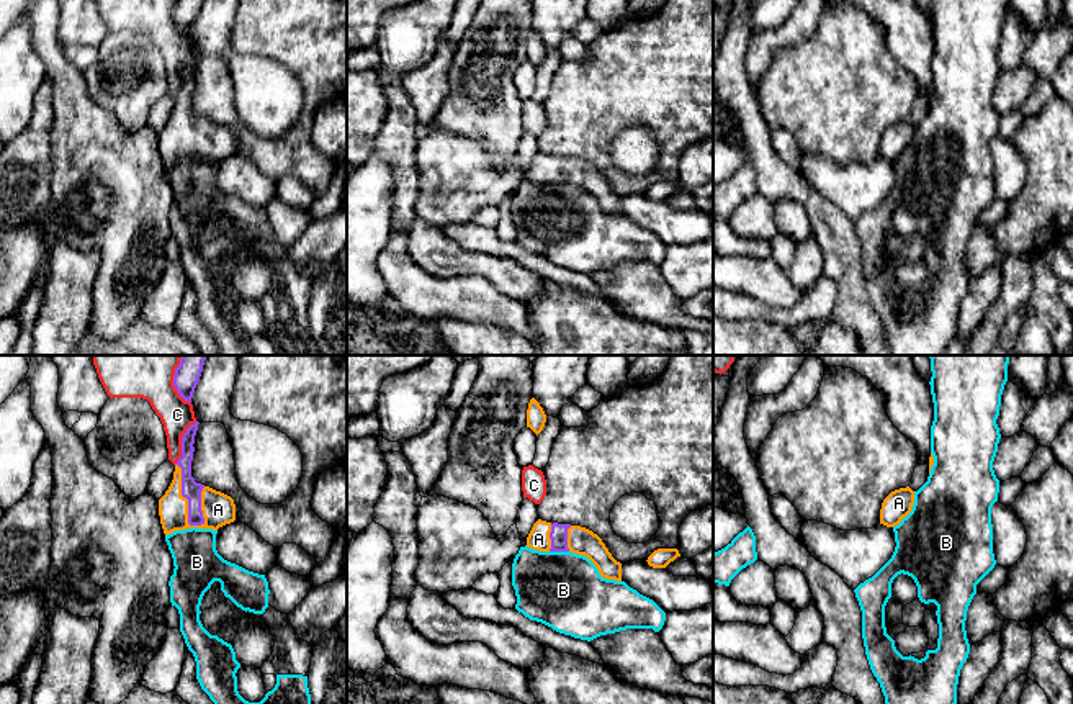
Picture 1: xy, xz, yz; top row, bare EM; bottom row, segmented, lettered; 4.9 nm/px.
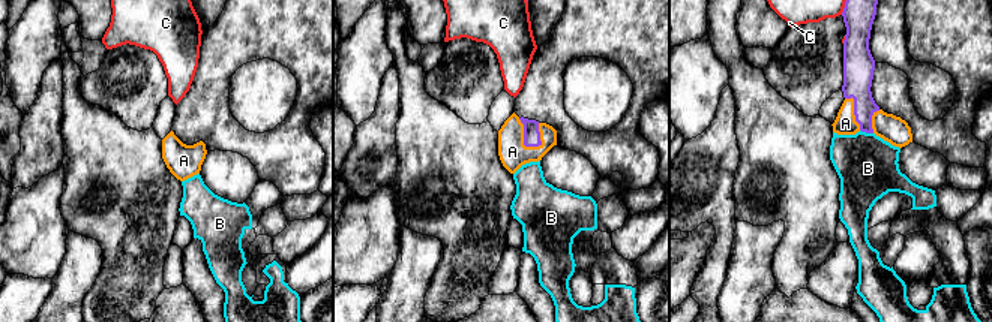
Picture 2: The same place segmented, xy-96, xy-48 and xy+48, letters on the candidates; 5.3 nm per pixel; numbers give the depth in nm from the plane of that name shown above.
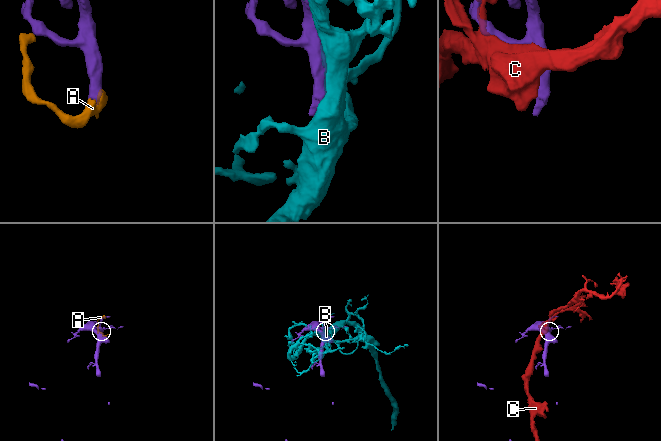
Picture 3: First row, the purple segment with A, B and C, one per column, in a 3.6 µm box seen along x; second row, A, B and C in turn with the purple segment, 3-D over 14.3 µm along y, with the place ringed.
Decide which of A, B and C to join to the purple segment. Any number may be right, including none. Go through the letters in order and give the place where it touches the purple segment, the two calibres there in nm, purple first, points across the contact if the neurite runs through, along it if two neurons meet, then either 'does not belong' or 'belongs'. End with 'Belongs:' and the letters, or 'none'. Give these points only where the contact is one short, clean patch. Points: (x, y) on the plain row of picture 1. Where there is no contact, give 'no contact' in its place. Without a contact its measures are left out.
A: xy (187, 131) | 90/160 nm | across xy (190, 123), (187, 131), (190, 157), (218, 143) | belongs
B: xz (560, 184) | 90/380 nm | does not belong
C: xy (182, 76) | 90/160 nm | does not belong
Belongs: A

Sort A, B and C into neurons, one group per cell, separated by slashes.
A / B / C

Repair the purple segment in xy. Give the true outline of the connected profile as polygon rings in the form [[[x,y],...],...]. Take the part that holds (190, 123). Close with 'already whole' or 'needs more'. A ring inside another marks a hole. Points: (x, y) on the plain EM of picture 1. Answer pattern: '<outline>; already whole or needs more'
[[[198,54],[182,70],[182,90],[175,97],[173,113],[159,133],[164,167],[185,162],[213,162],[236,154],[234,133],[221,124],[196,116],[191,110],[195,69]]]; needs more

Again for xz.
[[[538,152],[527,170],[527,180],[584,188],[597,200],[602,211],[622,214],[622,196],[612,190],[602,172],[586,160]]]; needs more

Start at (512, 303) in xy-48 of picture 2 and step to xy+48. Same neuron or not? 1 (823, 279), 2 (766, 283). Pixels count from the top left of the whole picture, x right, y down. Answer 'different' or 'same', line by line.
1: different
2: different

